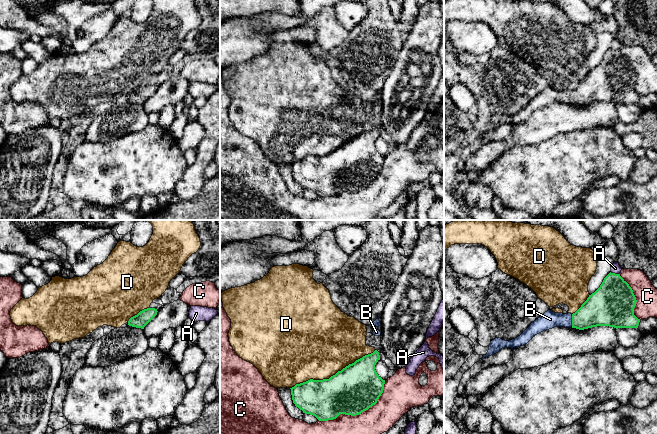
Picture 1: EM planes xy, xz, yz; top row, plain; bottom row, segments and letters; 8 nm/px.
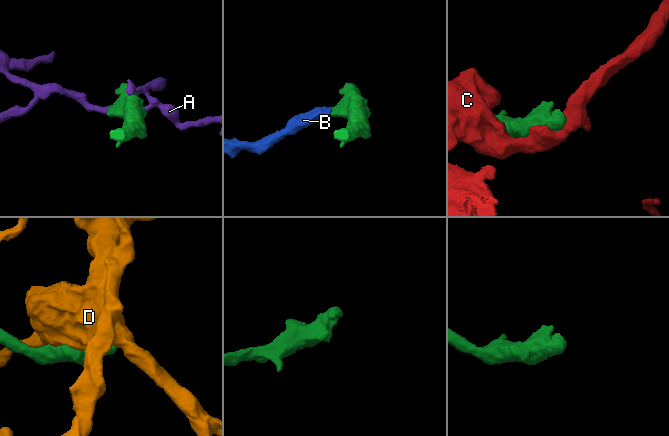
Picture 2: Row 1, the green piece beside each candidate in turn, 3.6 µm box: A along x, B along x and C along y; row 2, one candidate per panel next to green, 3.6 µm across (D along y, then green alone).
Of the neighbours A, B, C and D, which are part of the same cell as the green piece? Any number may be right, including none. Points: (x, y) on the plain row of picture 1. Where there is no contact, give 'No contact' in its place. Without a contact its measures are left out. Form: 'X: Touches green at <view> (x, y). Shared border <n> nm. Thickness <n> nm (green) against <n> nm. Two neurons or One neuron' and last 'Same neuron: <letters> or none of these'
A: Touches green at yz (614, 49). Shared border 80 nm. Thickness 360 nm (green) against 80 nm. Two neurons
B: Touches green at yz (572, 96). Shared border 100 nm. Thickness 280 nm (green) against 140 nm. One neuron
C: Touches green at xz (357, 190). Shared border 650 nm. Thickness 380 nm (green) against 420 nm. Two neurons
D: Touches green at xz (333, 151). Shared border 750 nm. Thickness 380 nm (green) against 480 nm. Two neurons
Same neuron: B

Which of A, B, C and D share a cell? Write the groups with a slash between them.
A / B / C / D

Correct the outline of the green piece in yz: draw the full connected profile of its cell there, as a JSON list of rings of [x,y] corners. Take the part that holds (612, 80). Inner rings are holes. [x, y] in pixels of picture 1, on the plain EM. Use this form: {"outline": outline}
{"outline": [[[609,49],[600,63],[573,90],[555,89],[551,86],[530,100],[517,114],[505,117],[495,114],[485,133],[498,129],[502,124],[515,124],[527,120],[535,111],[554,103],[584,106],[597,102],[638,104],[640,95],[634,91],[636,73],[620,50]]]}

